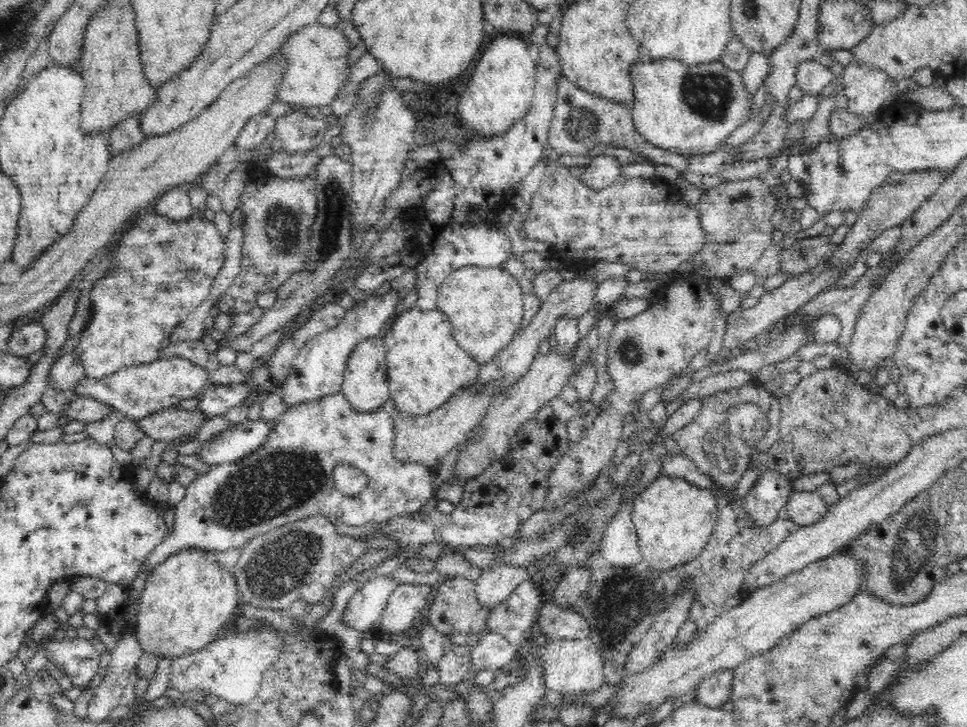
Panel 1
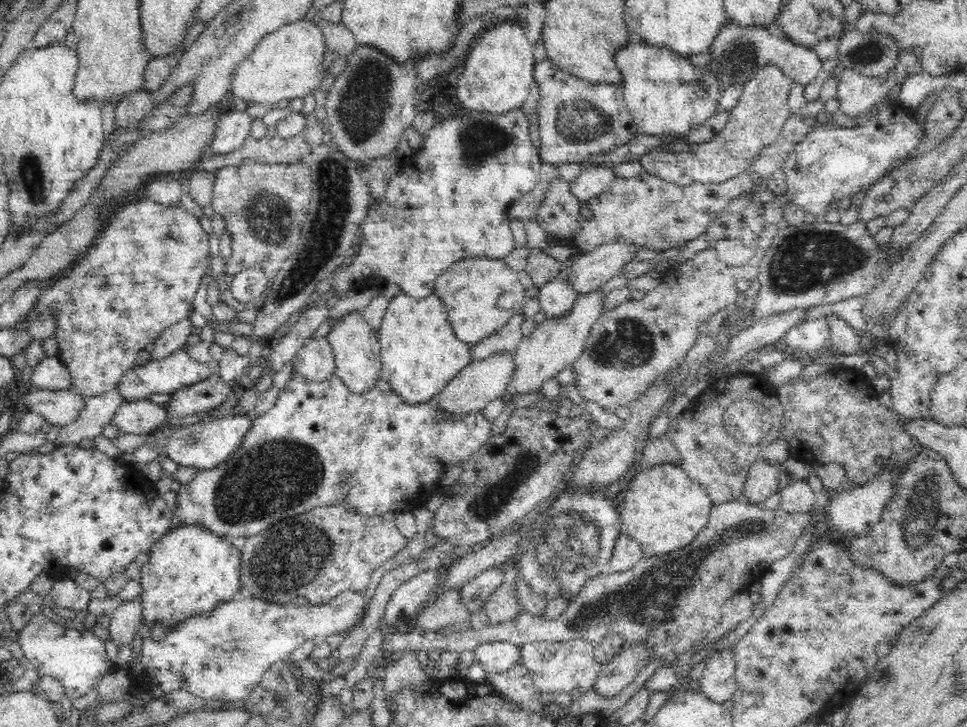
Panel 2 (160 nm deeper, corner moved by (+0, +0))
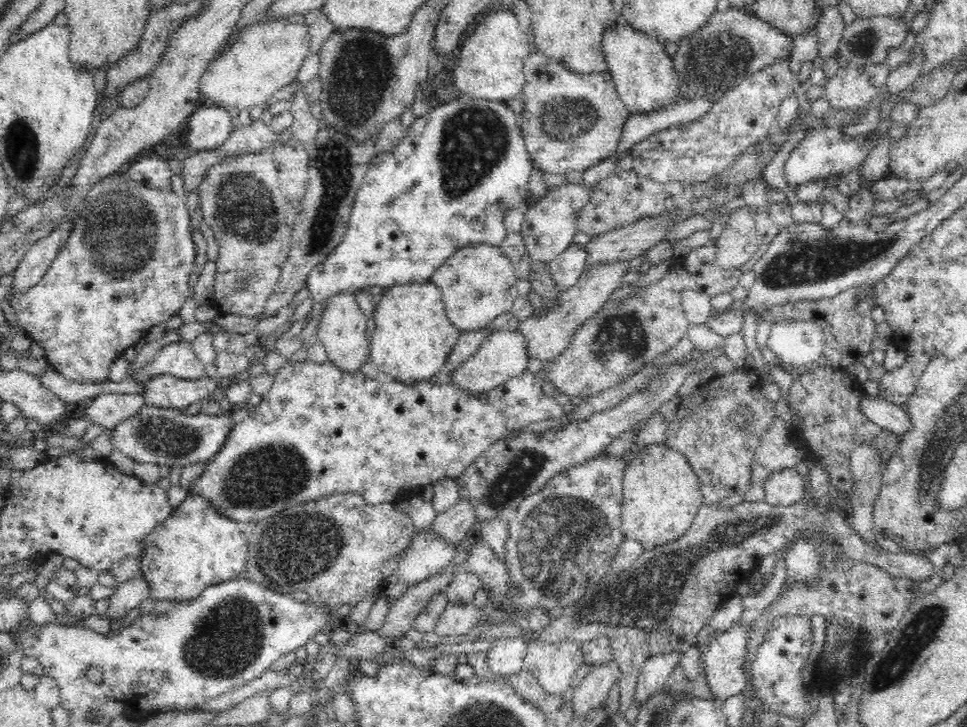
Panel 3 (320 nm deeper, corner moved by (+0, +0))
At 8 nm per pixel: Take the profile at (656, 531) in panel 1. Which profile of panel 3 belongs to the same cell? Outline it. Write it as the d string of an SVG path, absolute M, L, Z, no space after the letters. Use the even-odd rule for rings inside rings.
M664 445L634 448L623 474L622 533L625 539L641 542L645 550L674 542L692 526L698 509L704 504L701 480L688 459L678 450Z

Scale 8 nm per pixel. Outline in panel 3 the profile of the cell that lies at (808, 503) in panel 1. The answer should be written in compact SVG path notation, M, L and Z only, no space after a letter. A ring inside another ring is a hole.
M794 466L774 471L762 485L768 504L788 506L802 500L806 494L807 480Z

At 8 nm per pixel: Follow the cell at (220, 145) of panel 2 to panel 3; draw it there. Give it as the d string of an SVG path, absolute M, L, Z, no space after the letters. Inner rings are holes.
M198 108L186 126L186 142L190 154L220 146L234 130L237 122L224 108Z

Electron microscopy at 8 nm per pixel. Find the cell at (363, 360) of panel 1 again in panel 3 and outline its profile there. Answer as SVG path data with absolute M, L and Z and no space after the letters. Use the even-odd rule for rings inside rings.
M353 292L329 296L323 302L324 310L317 327L318 342L325 346L328 358L342 371L355 373L369 357L371 337L367 330L368 318L363 314Z

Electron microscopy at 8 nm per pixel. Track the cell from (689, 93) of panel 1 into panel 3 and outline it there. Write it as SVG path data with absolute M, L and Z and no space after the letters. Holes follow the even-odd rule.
M609 26L604 30L602 49L606 56L608 71L614 79L618 97L632 114L646 114L666 108L672 102L686 100L680 94L680 83L671 56L662 43L644 32L625 26Z

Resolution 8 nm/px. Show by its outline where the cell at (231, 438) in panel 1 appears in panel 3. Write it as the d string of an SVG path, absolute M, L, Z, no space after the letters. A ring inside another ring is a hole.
M142 405L139 413L126 417L110 429L111 443L116 450L132 460L159 466L186 466L199 462L210 462L222 448L231 431L232 417L225 415L184 415L183 411L171 408Z

